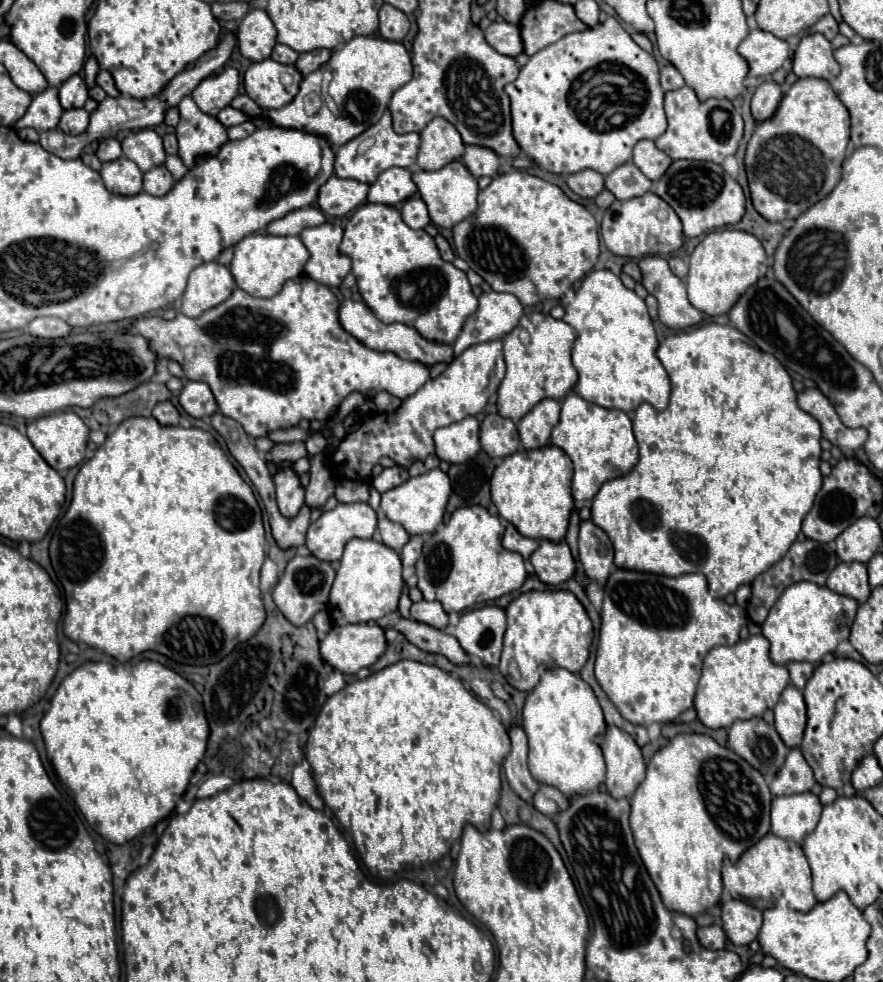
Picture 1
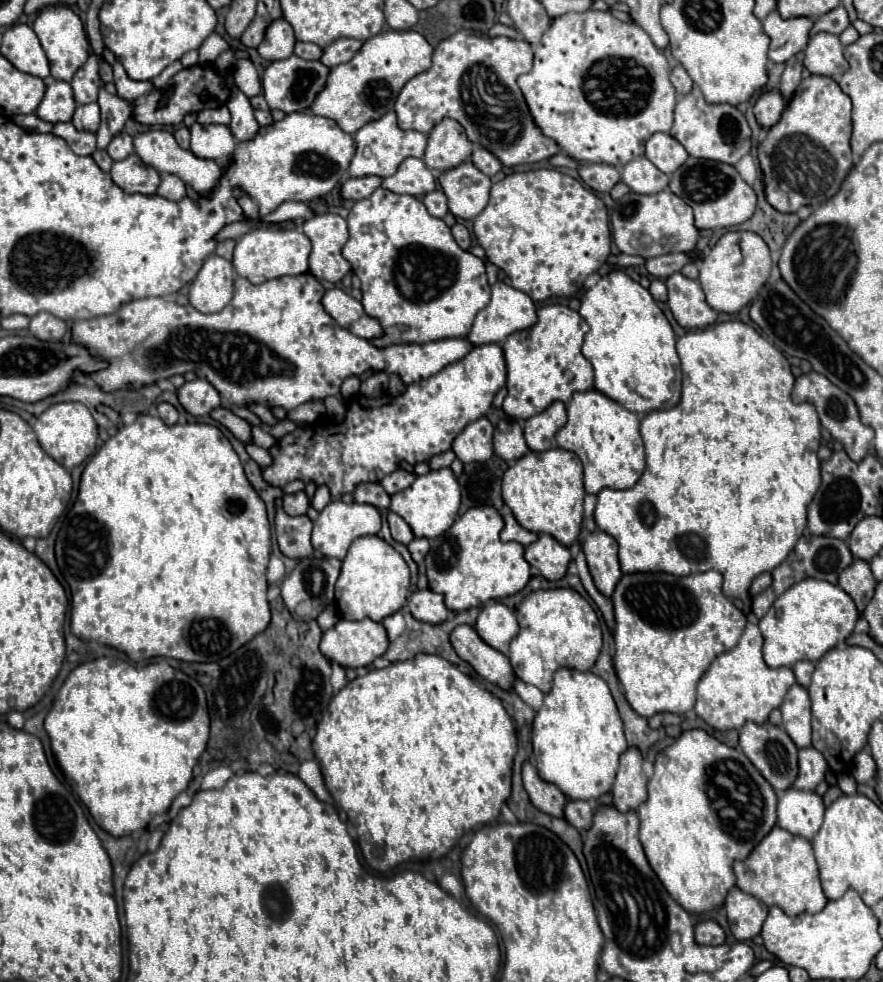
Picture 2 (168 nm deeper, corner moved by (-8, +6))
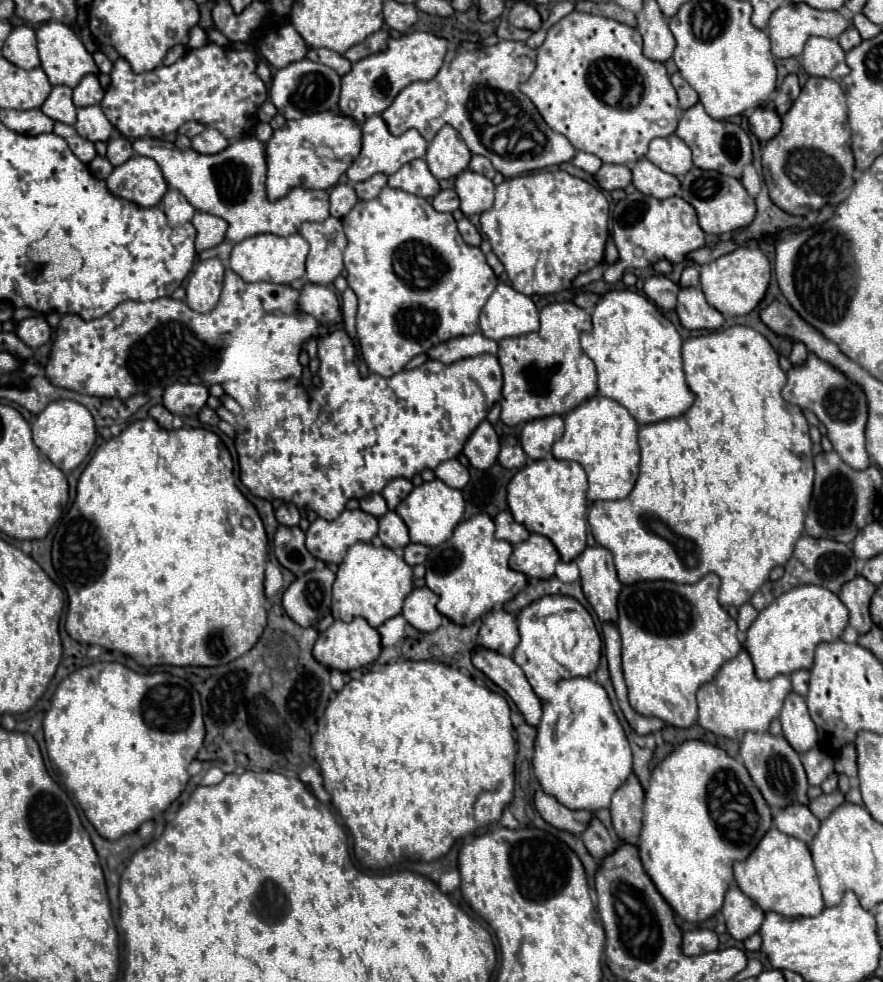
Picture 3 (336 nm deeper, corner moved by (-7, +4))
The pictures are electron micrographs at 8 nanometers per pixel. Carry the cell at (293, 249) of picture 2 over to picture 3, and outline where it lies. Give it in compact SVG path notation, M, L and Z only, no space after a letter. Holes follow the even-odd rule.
M257 234L237 242L231 252L231 270L239 274L245 282L273 282L291 284L305 274L305 260L309 254L309 244L301 234L281 237L275 234Z

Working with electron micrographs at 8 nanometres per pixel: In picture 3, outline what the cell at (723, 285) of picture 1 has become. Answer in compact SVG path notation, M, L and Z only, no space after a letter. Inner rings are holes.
M735 248L733 252L717 258L713 264L701 266L701 288L707 302L719 310L723 316L749 314L759 300L765 296L765 290L771 280L771 266L767 256L759 248Z

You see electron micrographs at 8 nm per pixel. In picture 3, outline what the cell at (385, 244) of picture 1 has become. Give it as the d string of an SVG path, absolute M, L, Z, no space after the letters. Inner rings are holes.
M383 188L381 194L373 200L359 200L355 204L355 208L343 216L343 228L345 228L345 236L349 240L347 248L345 248L345 270L347 270L347 282L351 286L351 290L357 294L359 298L359 310L357 310L357 338L359 338L359 346L361 346L361 354L363 354L363 360L367 364L367 368L377 374L377 376L395 376L397 372L403 370L403 366L415 358L417 354L423 354L427 352L431 346L437 346L445 340L451 340L451 338L457 338L457 336L467 336L467 334L473 334L477 330L477 320L479 320L479 314L481 314L481 308L485 306L485 300L489 300L489 296L493 294L493 288L497 286L497 278L493 274L493 270L487 266L485 262L485 256L479 248L473 248L469 244L463 242L459 230L457 230L457 224L453 220L451 214L441 214L437 212L429 200L421 198L421 196L415 196L415 194L409 194L409 192L403 192L403 190L393 190L393 188Z

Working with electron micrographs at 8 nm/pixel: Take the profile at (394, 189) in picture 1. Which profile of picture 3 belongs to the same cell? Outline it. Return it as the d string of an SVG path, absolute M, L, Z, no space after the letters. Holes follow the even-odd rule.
M413 160L389 176L389 188L397 188L421 198L433 198L439 192L439 182L427 168L425 160Z

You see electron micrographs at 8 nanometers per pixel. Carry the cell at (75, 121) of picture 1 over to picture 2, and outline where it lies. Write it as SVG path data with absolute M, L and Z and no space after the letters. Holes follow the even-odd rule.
M96 102L78 106L72 118L72 124L76 130L86 130L86 132L96 132L100 126L100 108Z

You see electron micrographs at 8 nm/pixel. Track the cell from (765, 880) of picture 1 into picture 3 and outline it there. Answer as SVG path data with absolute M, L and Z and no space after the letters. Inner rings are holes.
M771 828L757 844L757 848L749 854L749 858L737 862L733 870L741 892L757 902L763 912L777 912L787 918L799 918L817 916L825 908L809 846L793 836L779 832L777 828Z

